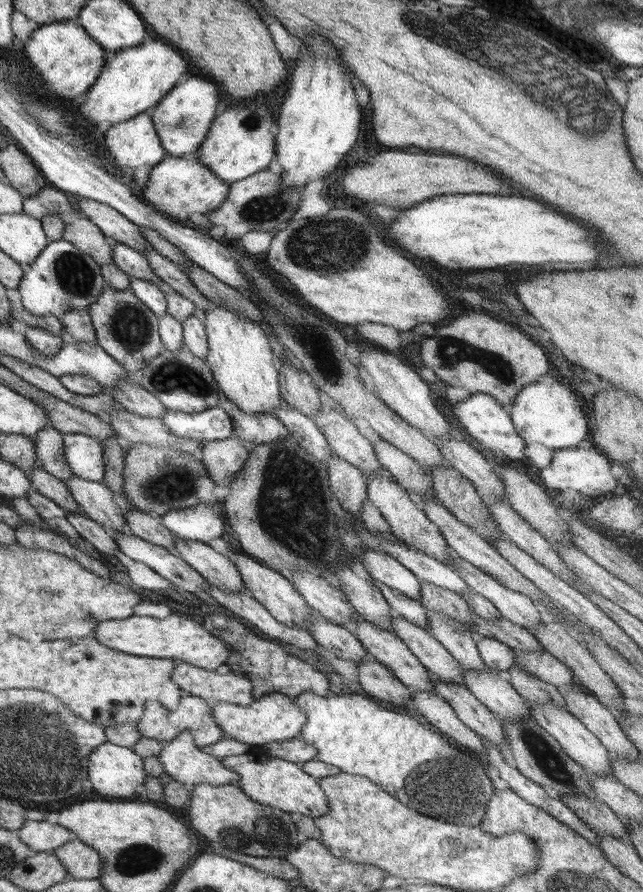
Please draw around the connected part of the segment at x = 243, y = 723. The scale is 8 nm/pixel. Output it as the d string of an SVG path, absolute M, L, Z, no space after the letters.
M280 693L264 696L249 706L218 702L211 711L216 725L223 730L226 738L232 738L250 746L263 746L270 742L283 742L297 738L301 734L302 726L308 720L306 711L301 710L288 696Z

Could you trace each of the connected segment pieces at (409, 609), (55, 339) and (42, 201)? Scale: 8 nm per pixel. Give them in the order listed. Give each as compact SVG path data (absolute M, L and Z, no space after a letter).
M373 580L372 584L382 592L386 602L390 604L394 612L406 618L410 623L428 630L428 610L422 606L420 601L410 598L402 594L402 591L394 590L376 580Z
M16 318L11 320L12 329L24 334L28 343L42 355L52 357L71 340L66 335L55 336L52 332L47 332L43 328L33 327Z
M52 185L42 187L35 196L23 198L23 213L39 220L52 214L60 215L65 219L65 215L68 215L71 209L68 196Z

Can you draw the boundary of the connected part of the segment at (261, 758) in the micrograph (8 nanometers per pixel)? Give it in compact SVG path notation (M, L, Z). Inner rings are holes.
M268 753L240 754L221 758L222 765L240 775L238 780L242 791L250 799L299 816L310 816L313 819L326 814L329 810L328 797L320 787L318 780L302 769L301 764L288 762L286 759L274 758Z

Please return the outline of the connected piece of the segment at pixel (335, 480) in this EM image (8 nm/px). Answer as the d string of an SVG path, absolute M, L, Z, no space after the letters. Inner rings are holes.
M332 455L326 465L329 468L329 486L335 498L347 511L348 517L355 516L361 520L362 505L368 499L366 476L338 455Z

